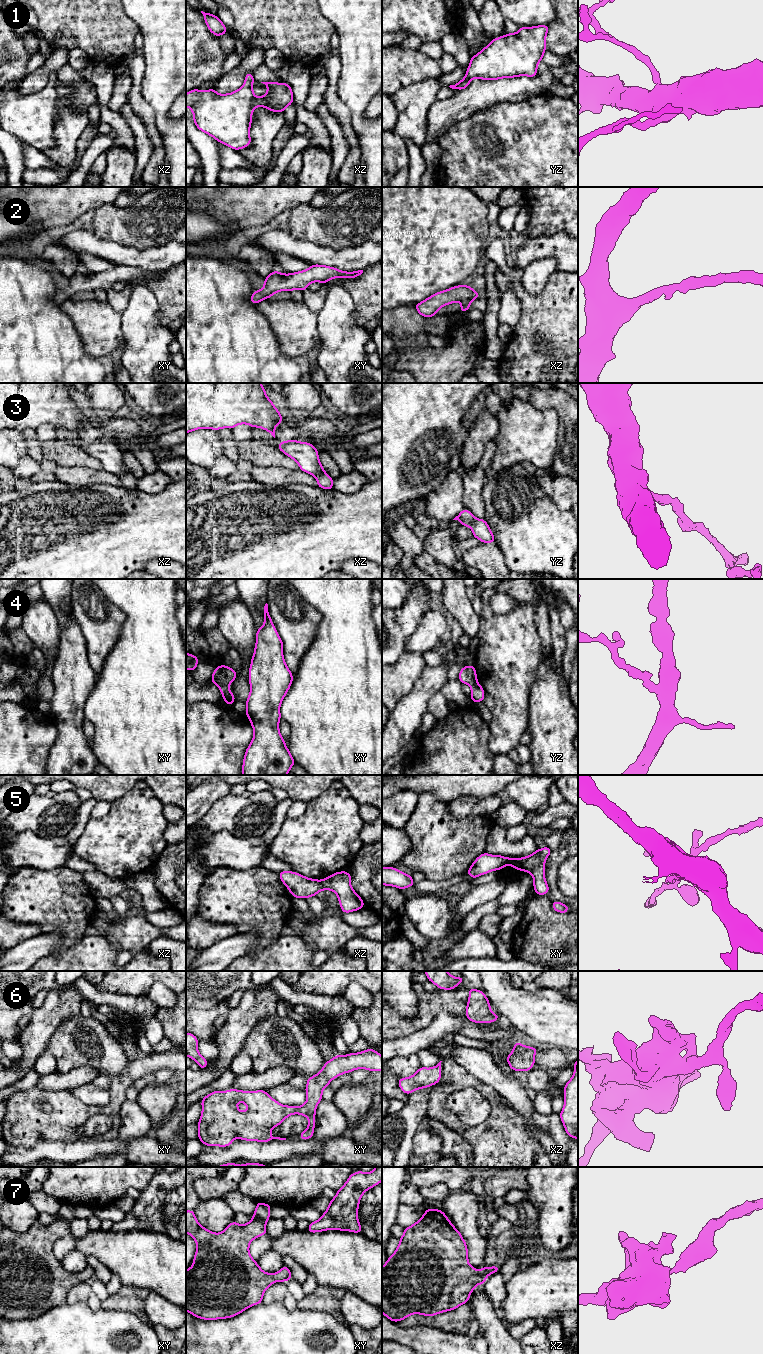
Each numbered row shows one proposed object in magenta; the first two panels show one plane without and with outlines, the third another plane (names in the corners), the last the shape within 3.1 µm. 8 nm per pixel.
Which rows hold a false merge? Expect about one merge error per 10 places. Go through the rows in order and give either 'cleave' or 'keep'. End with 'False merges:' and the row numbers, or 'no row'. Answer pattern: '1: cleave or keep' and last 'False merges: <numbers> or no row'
1: keep
2: keep
3: keep
4: cleave
5: keep
6: keep
7: keep
False merges: 4

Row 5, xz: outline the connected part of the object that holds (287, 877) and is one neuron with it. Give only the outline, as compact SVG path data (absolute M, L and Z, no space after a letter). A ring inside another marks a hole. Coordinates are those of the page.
M282 871L278 874L281 882L295 898L306 899L316 896L321 890L332 890L338 897L342 912L349 913L365 907L363 900L350 884L351 874L346 871L336 872L321 881L292 871Z

